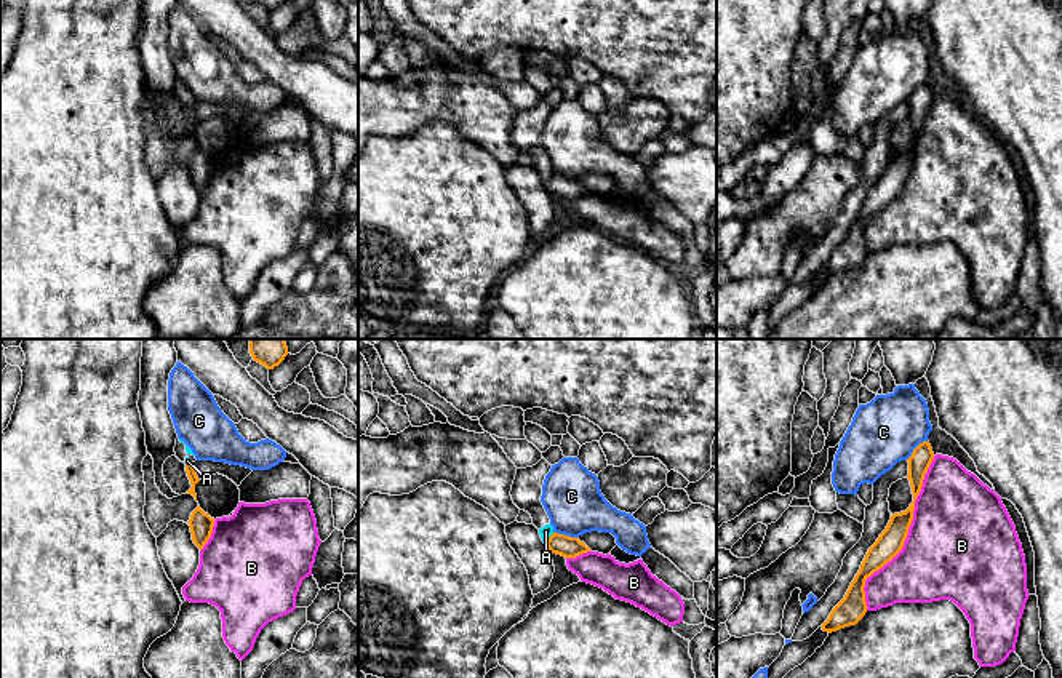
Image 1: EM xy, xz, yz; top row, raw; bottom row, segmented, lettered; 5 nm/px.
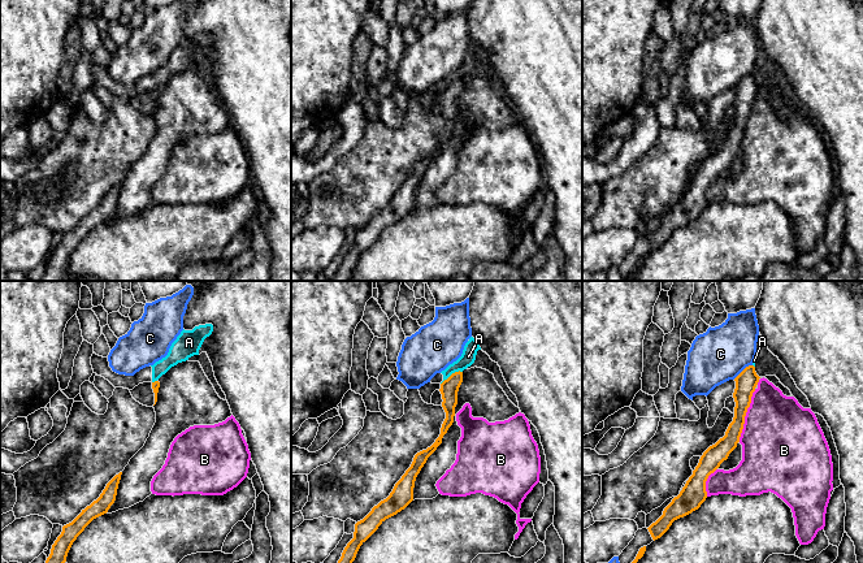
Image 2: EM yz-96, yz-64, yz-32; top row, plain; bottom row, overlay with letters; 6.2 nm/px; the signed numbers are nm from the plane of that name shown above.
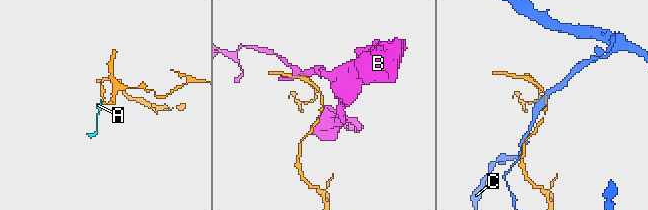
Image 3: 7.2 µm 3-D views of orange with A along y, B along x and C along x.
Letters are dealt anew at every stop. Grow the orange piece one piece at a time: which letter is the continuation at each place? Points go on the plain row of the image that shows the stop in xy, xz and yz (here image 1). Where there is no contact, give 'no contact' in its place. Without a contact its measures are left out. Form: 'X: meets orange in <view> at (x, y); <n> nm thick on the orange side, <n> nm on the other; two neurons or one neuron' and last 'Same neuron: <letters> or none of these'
A: meets orange in xz at (549, 181); 110 nm thick on the orange side, 70 nm on the other; two neurons
B: meets orange in yz at (907, 175); 130 nm thick on the orange side, 500 nm on the other; two neurons
C: meets orange in yz at (915, 90); 110 nm thick on the orange side, 340 nm on the other; two neurons
Same neuron: none of these

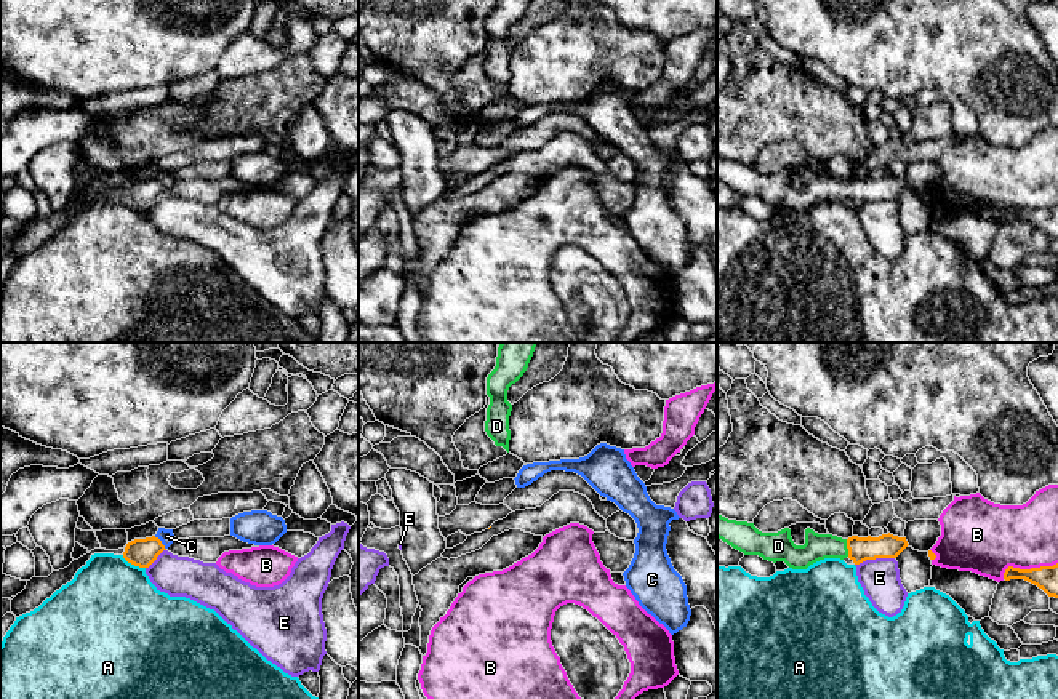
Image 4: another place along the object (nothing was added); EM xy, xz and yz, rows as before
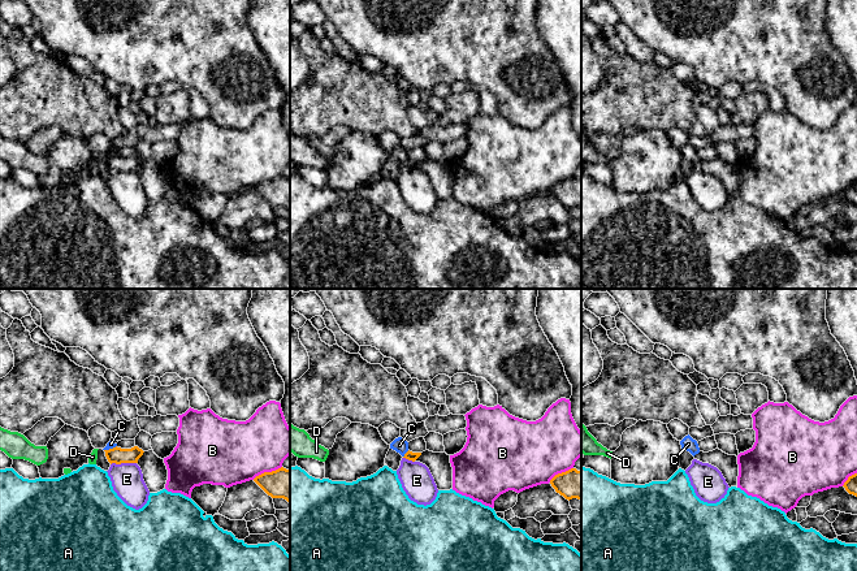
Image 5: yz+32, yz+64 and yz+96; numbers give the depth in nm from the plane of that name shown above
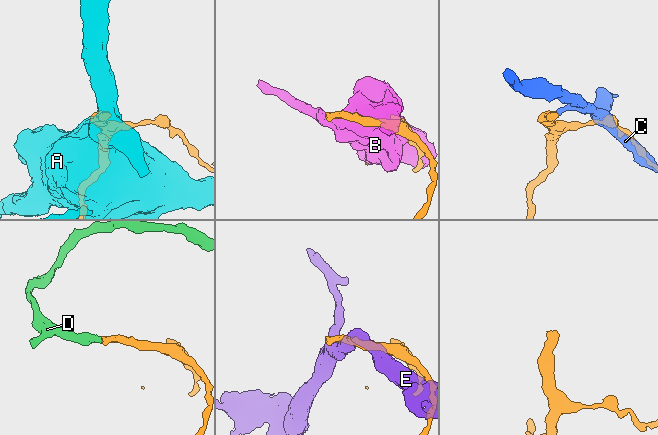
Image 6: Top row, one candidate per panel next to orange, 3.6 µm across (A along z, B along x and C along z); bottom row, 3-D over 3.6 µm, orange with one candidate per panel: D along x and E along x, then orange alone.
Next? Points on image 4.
A: meets orange in xy at (133, 205); 140 nm thick on the orange side, 480 nm on the other; two neurons
B: meets orange in yz at (1026, 211); 120 nm thick on the orange side, 360 nm on the other; two neurons
C: meets orange in xy at (160, 184); 140 nm thick on the orange side, 70 nm on the other; two neurons
D: meets orange in yz at (847, 189); 130 nm thick on the orange side, 130 nm on the other; one neuron
E: meets orange in yz at (874, 200); 130 nm thick on the orange side, 200 nm on the other; two neurons
Same neuron: D

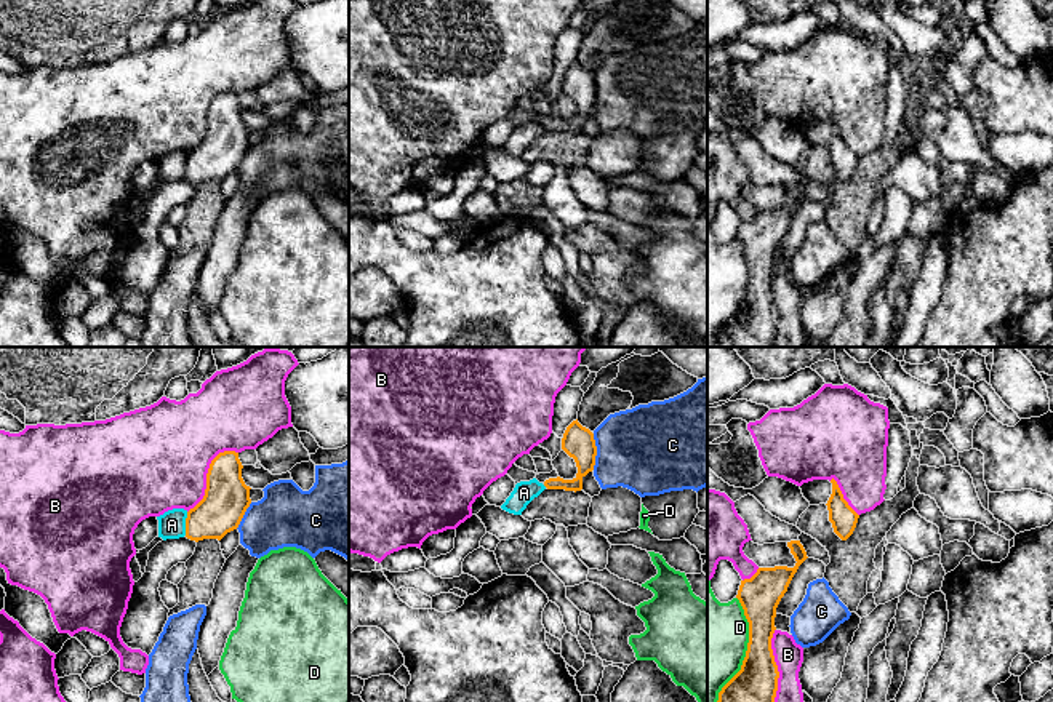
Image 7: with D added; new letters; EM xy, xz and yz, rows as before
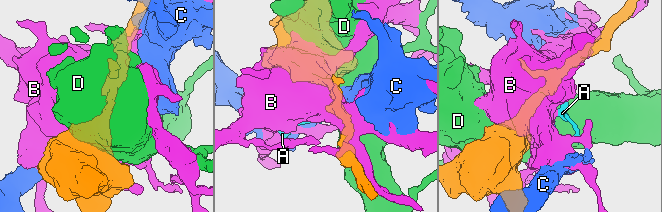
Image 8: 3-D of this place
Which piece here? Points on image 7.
A: meets orange in xy at (186, 165); 220 nm thick on the orange side, 140 nm on the other; two neurons
B: meets orange in xy at (207, 115); 220 nm thick on the orange side, 500 nm on the other; two neurons
C: meets orange in xz at (596, 93); 160 nm thick on the orange side, 420 nm on the other; two neurons
D: meets orange in yz at (746, 293); 280 nm thick on the orange side, 400 nm on the other; two neurons
Same neuron: none of these

